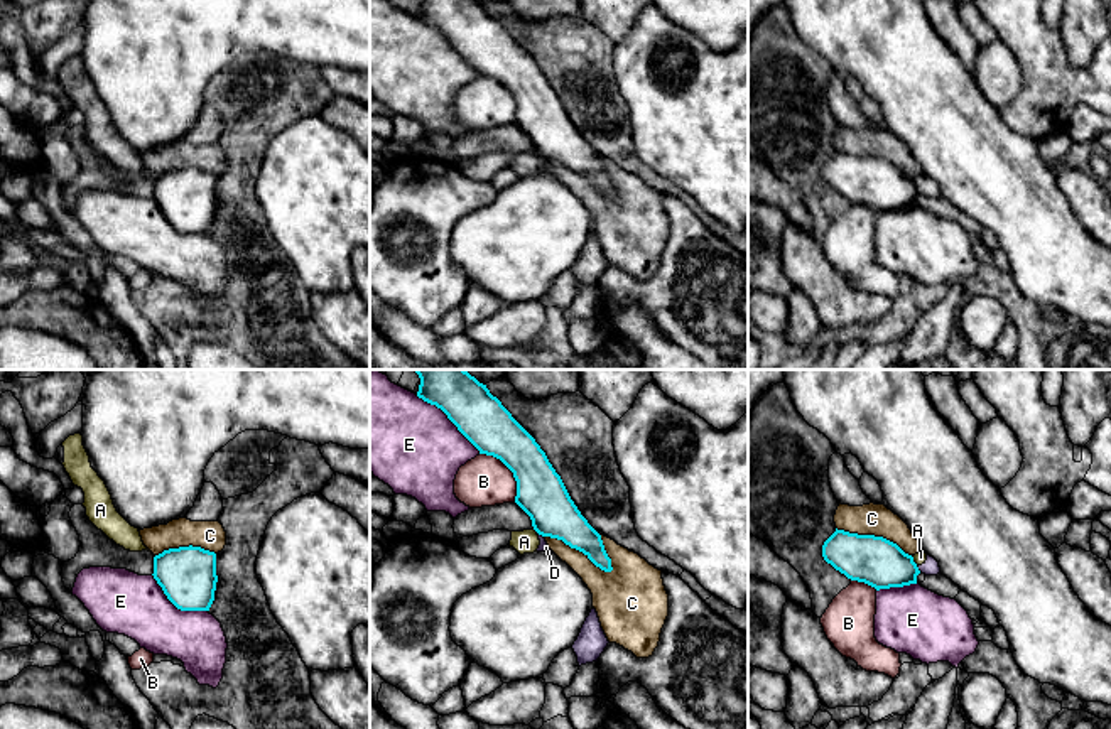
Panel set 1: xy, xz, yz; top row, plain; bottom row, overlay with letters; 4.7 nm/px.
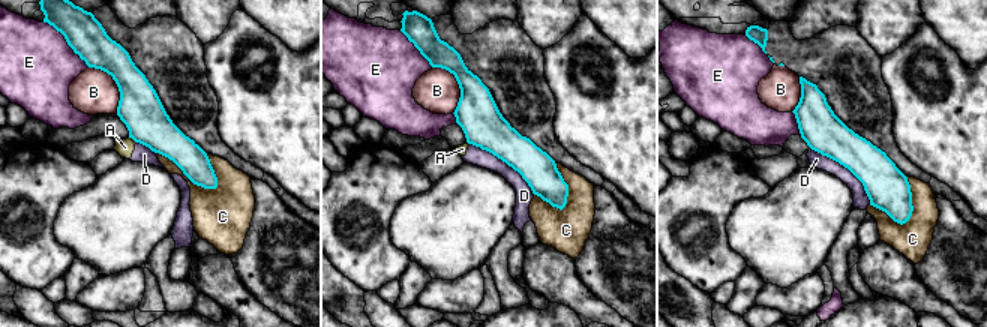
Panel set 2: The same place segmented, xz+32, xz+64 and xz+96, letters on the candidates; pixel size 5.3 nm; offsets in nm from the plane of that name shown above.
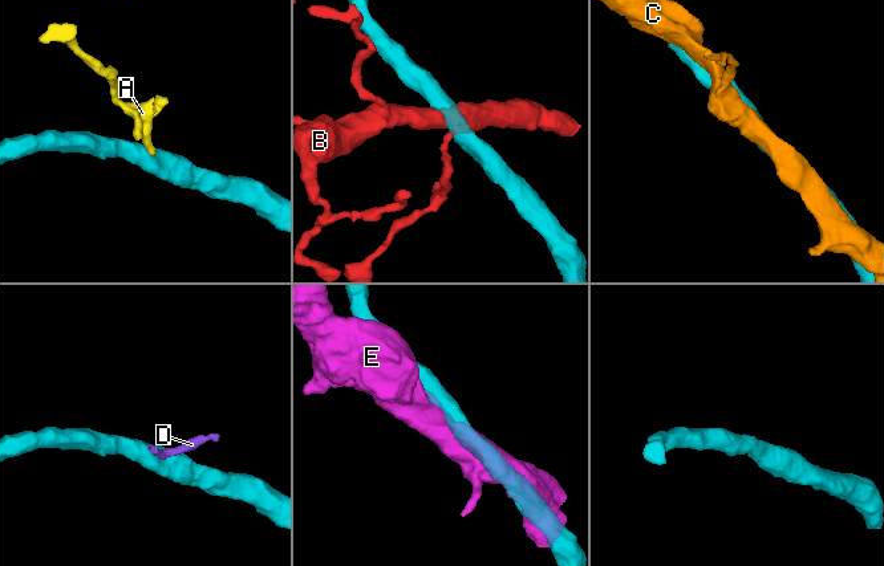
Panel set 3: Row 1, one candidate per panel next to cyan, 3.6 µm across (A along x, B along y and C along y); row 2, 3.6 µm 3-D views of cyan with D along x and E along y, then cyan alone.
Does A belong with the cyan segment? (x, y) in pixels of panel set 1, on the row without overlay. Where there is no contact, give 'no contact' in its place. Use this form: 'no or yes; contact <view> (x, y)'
no; contact xz (536, 152)

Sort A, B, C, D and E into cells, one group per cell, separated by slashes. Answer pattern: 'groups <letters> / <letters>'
groups A D / B / C / E

